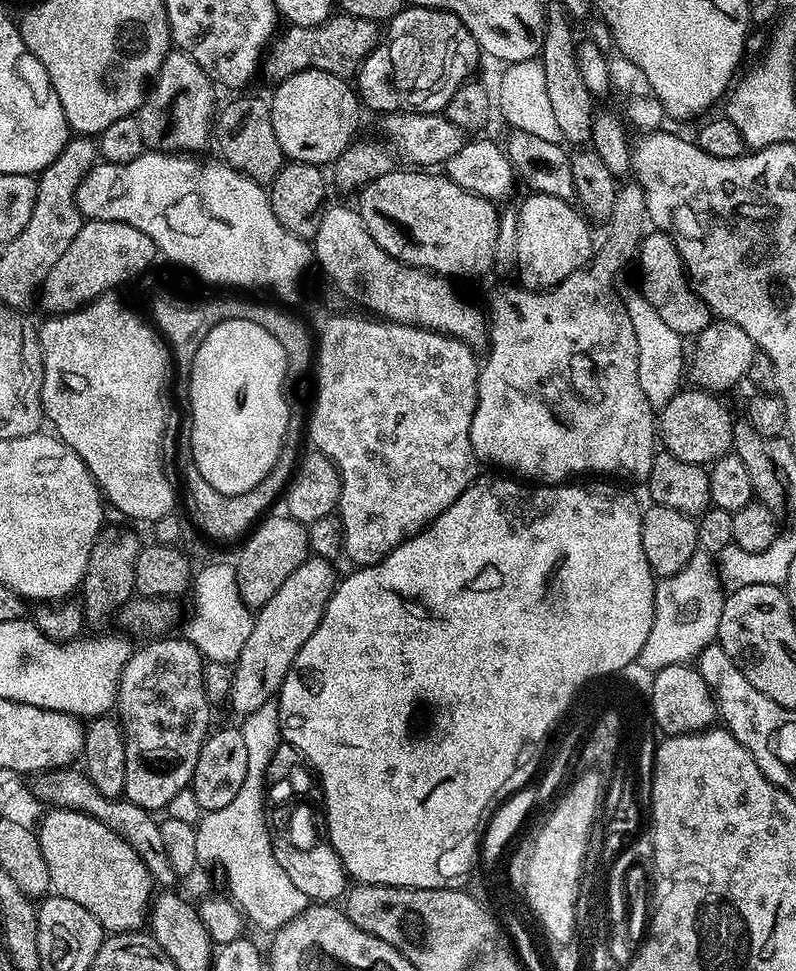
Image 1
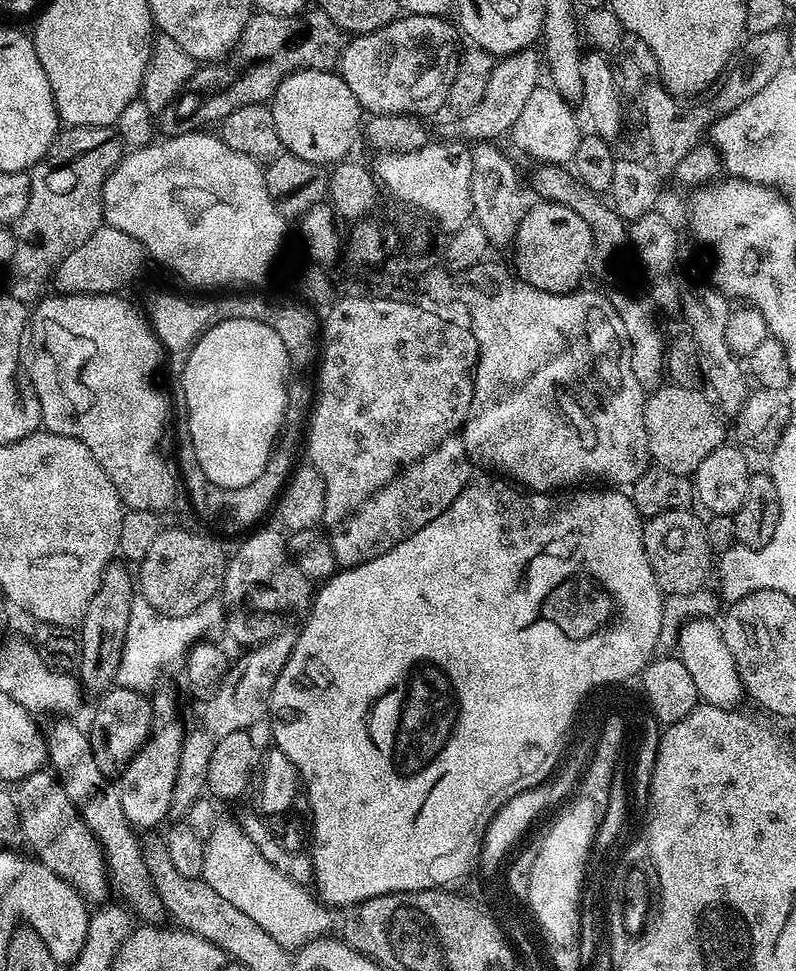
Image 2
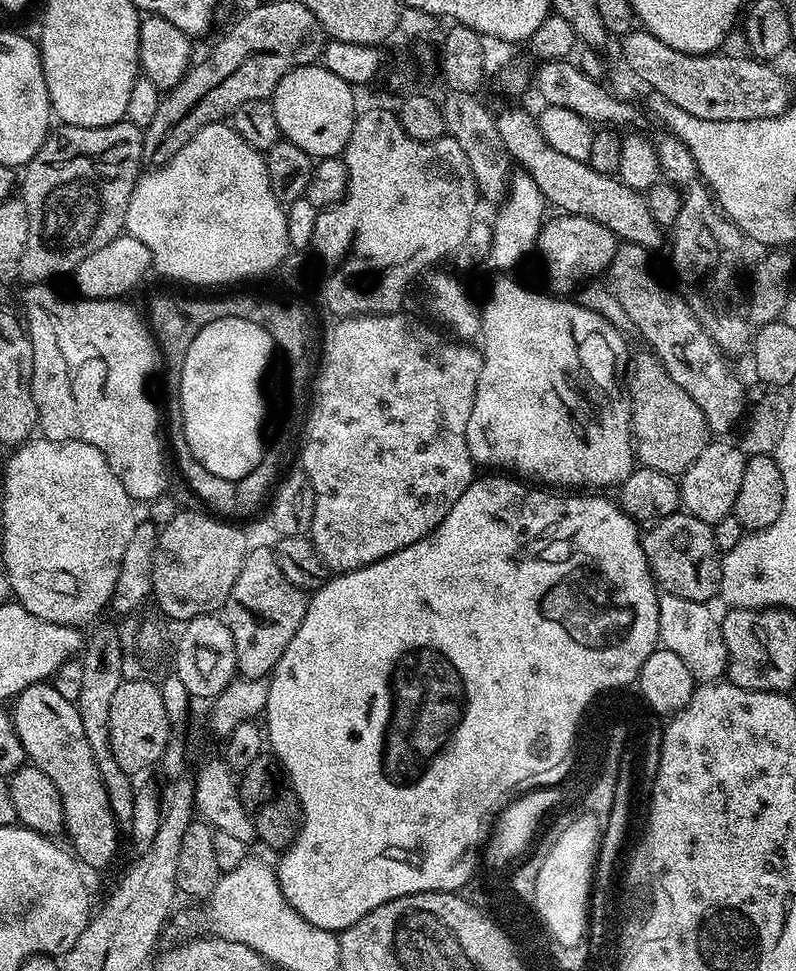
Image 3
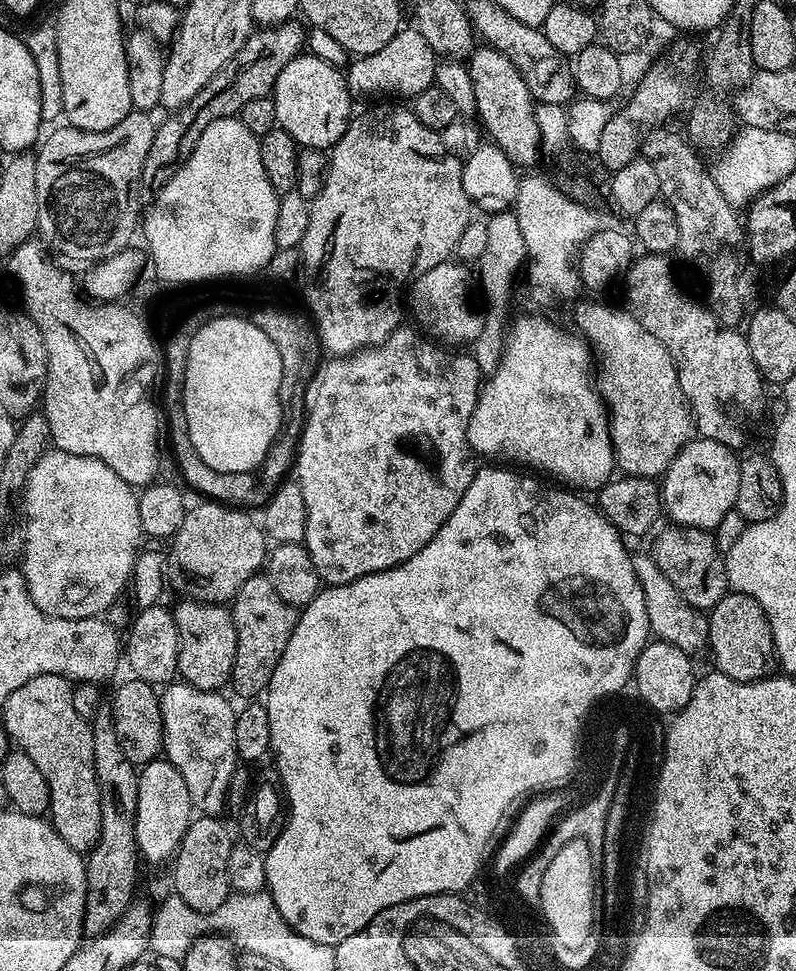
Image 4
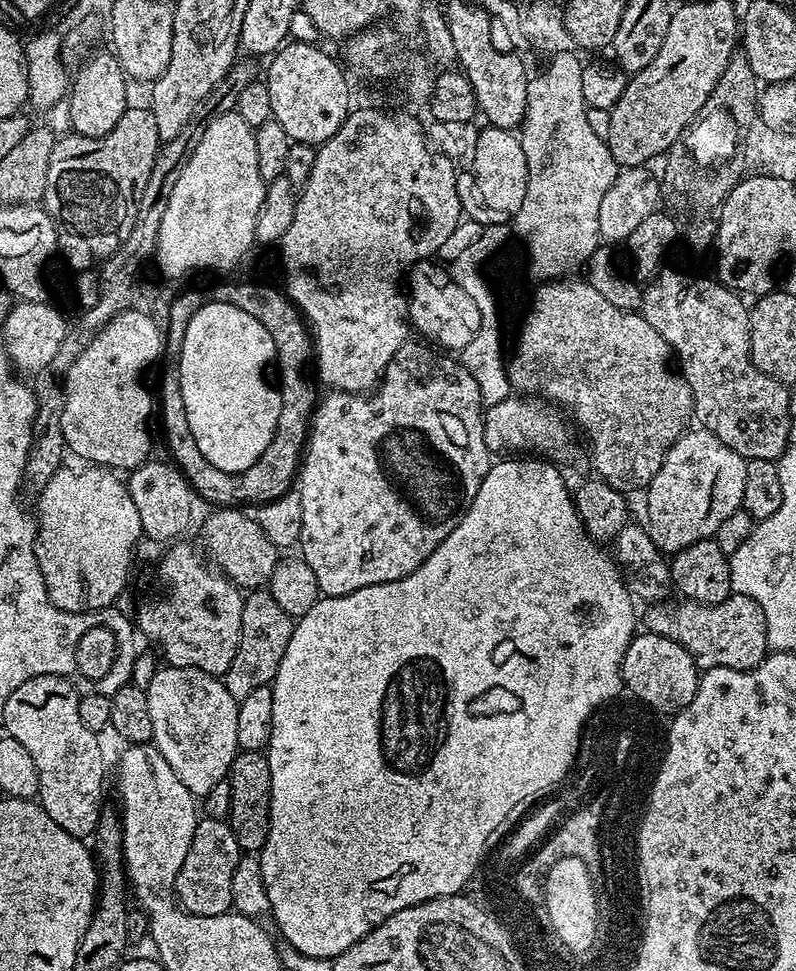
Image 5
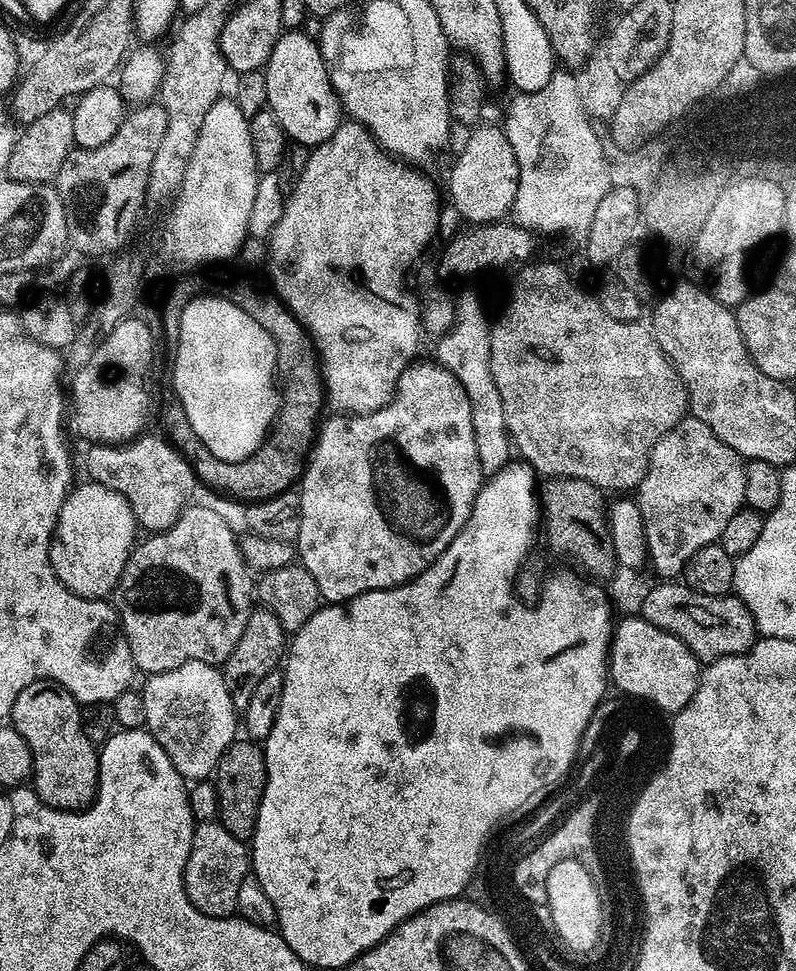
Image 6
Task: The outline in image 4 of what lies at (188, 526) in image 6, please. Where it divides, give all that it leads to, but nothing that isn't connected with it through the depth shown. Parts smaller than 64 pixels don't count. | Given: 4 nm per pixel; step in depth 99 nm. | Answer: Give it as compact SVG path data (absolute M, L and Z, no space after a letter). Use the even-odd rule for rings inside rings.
M181 599L181 604L174 608L178 632L177 666L183 682L198 690L214 692L224 687L232 679L232 667L236 657L236 627L232 613L227 607L218 604L201 604L199 600Z

